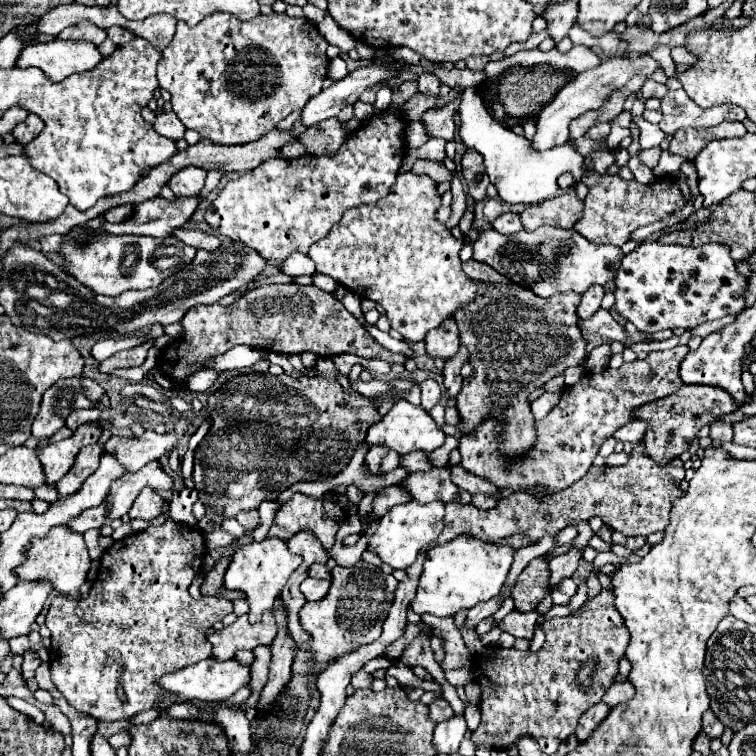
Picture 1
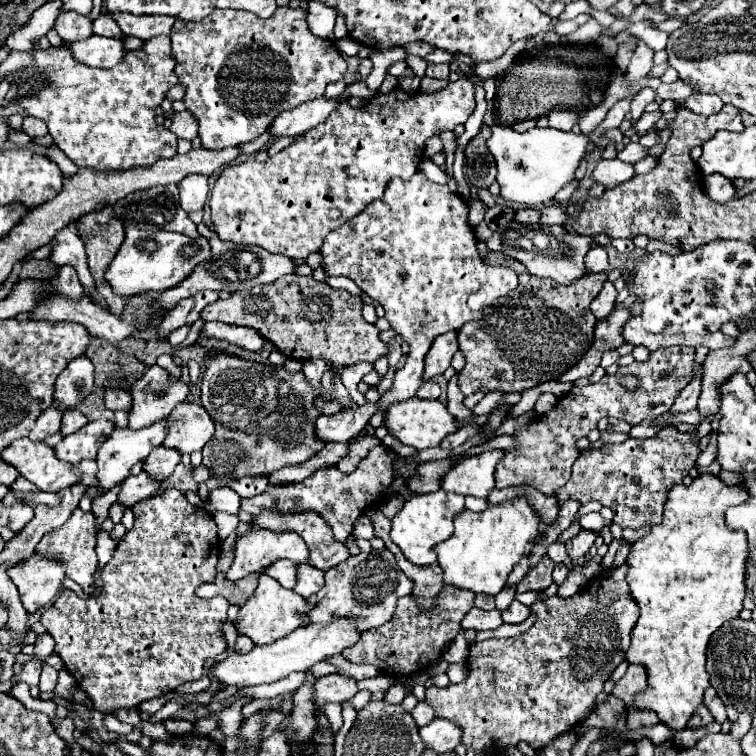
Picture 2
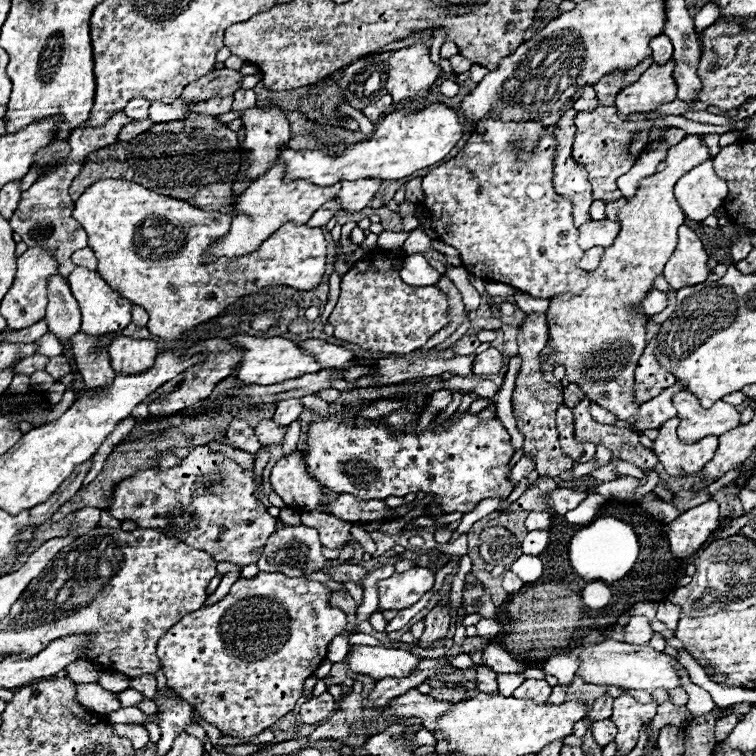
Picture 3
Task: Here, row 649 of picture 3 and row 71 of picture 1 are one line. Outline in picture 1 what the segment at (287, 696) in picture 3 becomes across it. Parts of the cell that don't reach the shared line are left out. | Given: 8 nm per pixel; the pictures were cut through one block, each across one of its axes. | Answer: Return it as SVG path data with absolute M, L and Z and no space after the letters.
M222 12L206 16L200 24L190 28L178 22L172 42L162 50L158 64L160 88L172 96L172 110L182 124L196 130L202 138L214 144L246 144L258 140L276 128L294 110L302 110L306 102L322 90L330 58L326 56L328 42L320 36L316 24L306 18L290 18L288 14L260 14L248 22Z

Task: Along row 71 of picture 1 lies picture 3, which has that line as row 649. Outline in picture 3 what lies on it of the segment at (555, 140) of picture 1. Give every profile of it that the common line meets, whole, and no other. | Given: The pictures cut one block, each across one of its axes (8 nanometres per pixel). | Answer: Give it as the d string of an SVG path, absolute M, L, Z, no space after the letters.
M604 640L602 644L594 644L592 648L586 648L584 656L580 658L582 658L582 664L576 674L590 684L620 686L624 690L644 690L648 694L658 688L670 692L682 686L680 674L672 666L674 662L678 662L678 658L664 652L656 652L650 646L634 646L618 640Z

